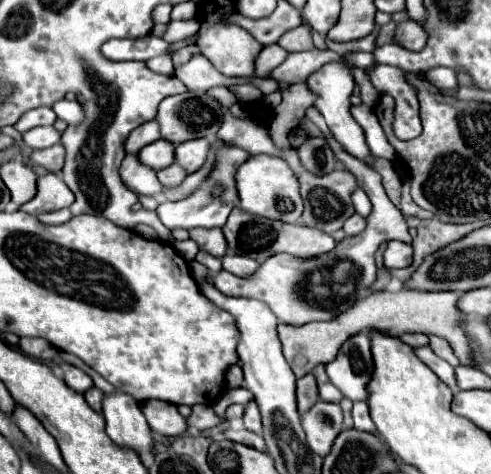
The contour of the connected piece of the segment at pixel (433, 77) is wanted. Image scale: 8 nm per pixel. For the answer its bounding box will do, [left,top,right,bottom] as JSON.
[426,67,456,89]

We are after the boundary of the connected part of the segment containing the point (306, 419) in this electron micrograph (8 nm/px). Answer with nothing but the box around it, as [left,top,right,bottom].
[302,401,344,457]

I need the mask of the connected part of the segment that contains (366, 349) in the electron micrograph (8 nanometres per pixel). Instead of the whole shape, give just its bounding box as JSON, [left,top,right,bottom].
[326,331,372,401]

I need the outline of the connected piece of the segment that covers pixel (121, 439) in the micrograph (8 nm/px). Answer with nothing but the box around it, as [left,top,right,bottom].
[102,393,154,453]

